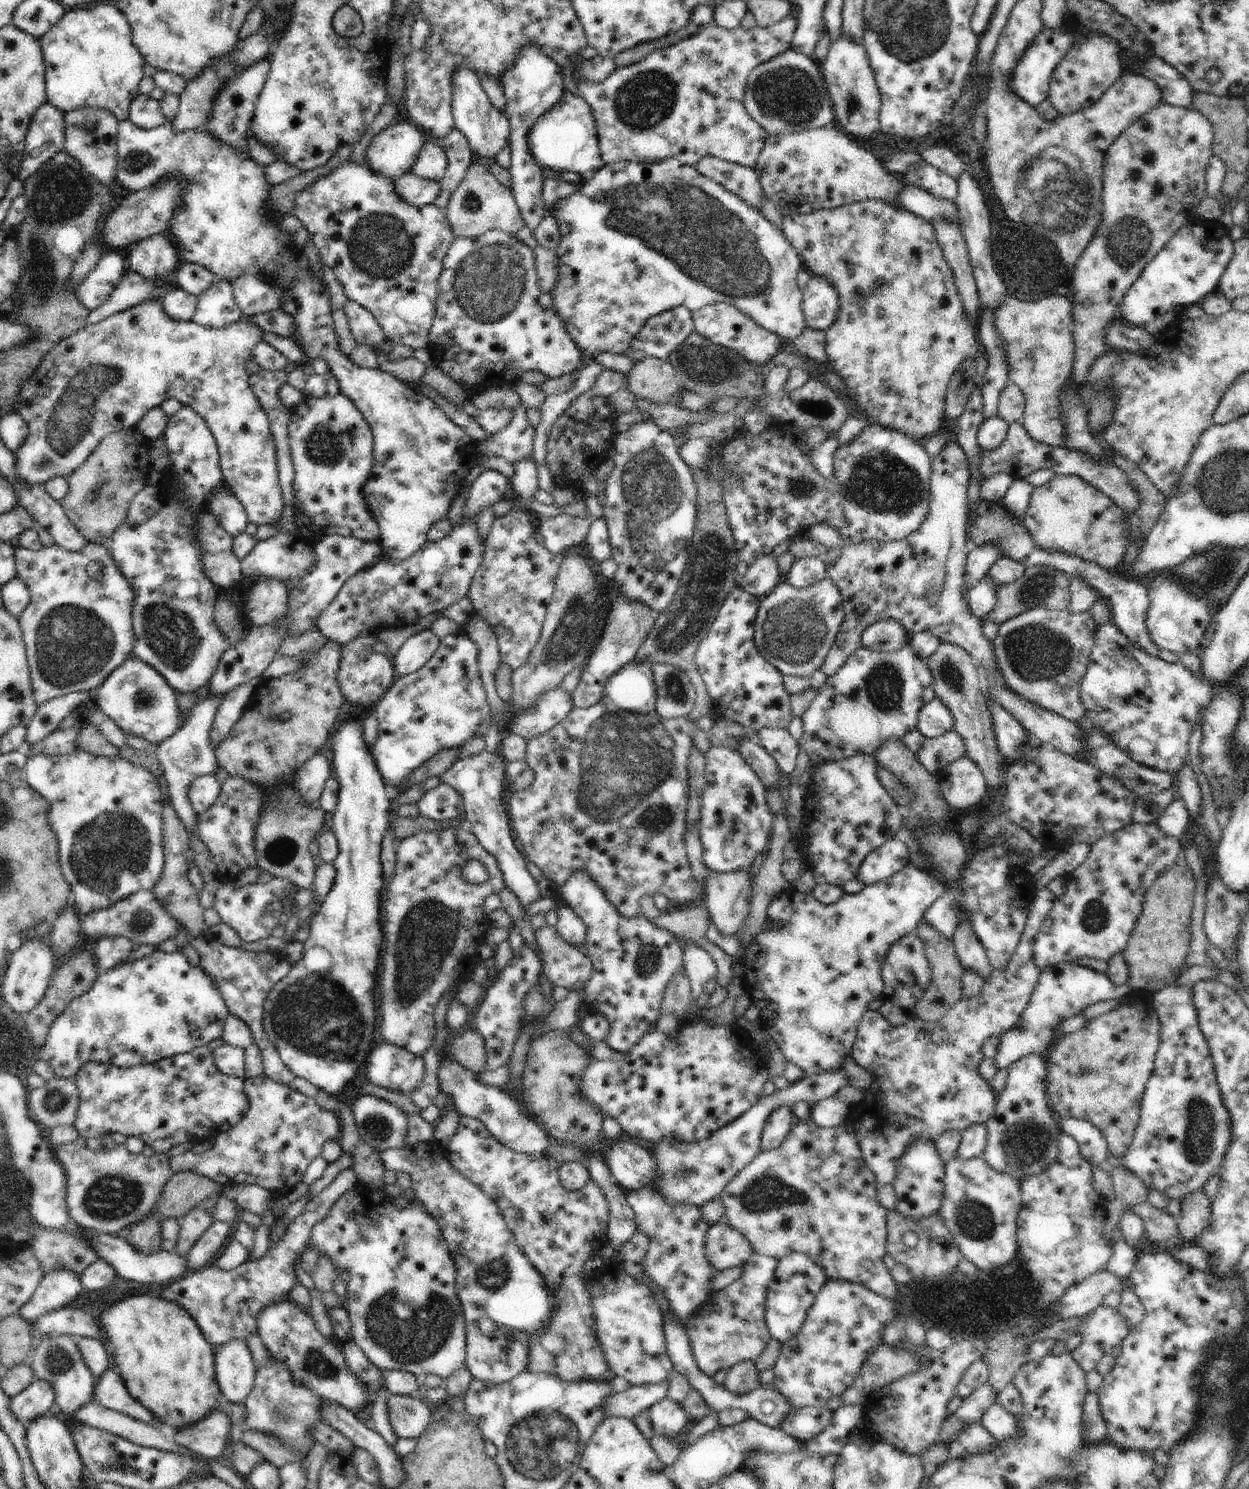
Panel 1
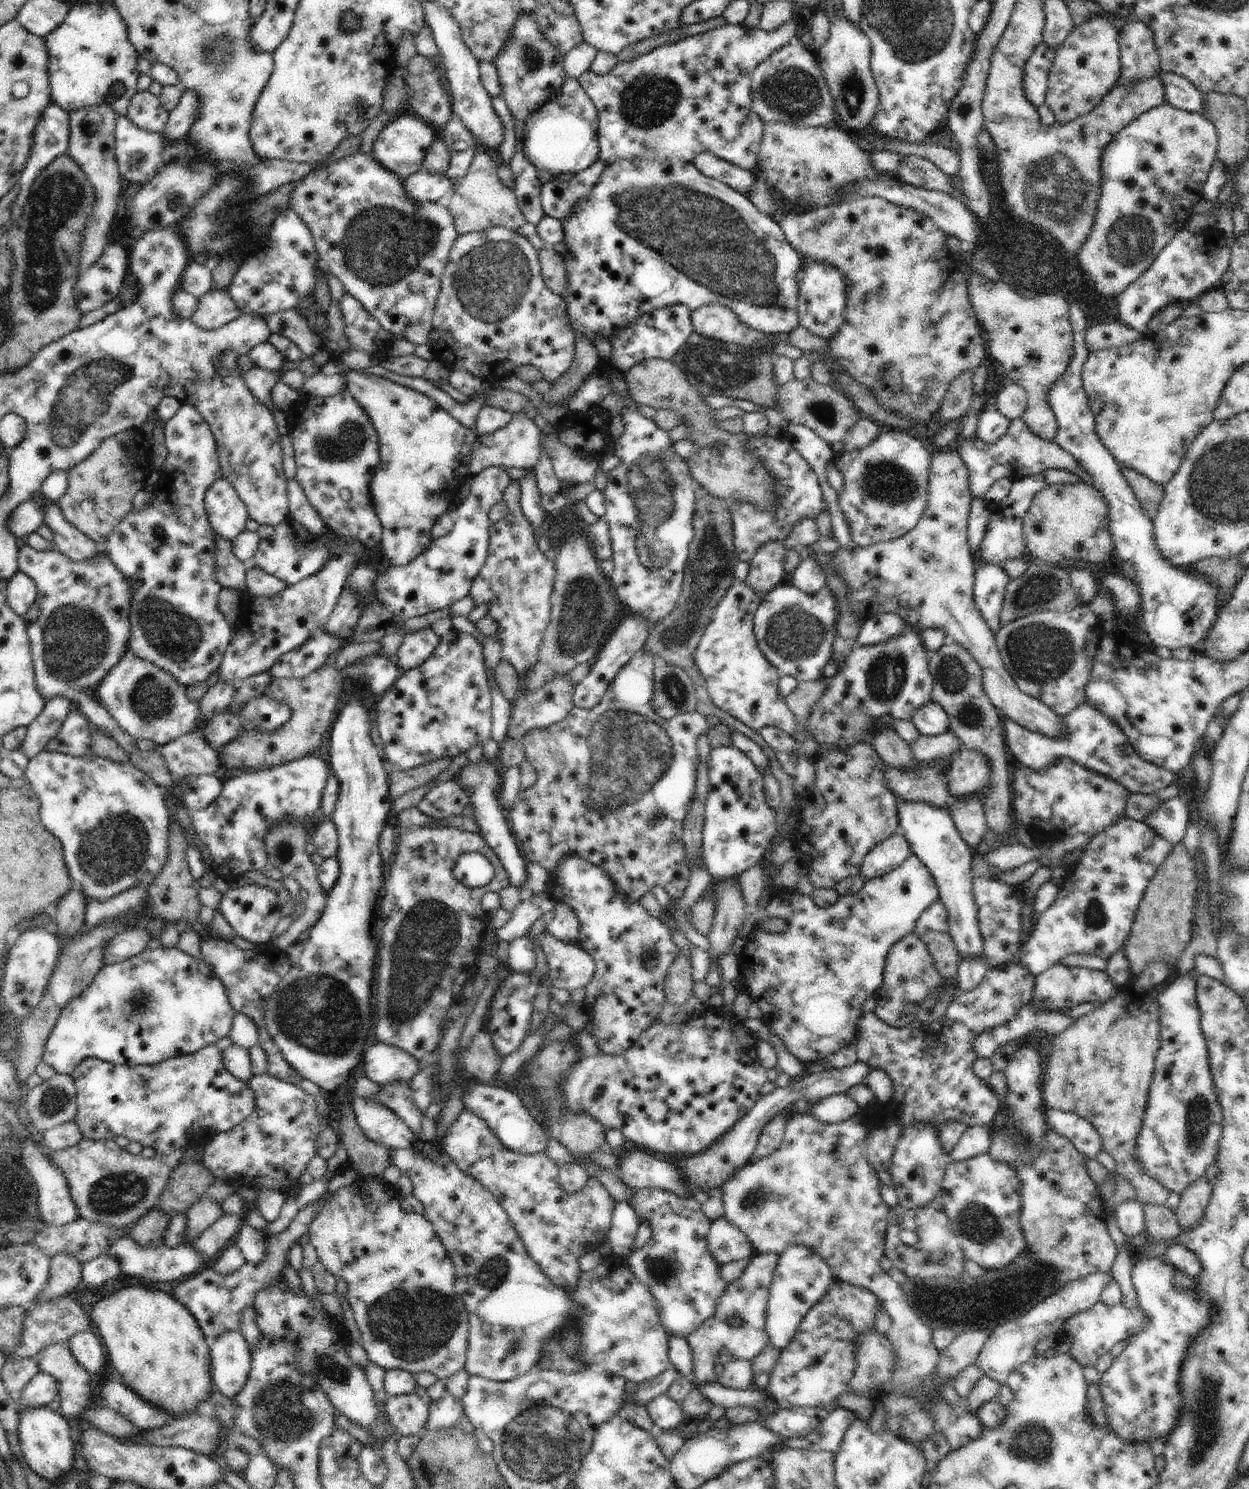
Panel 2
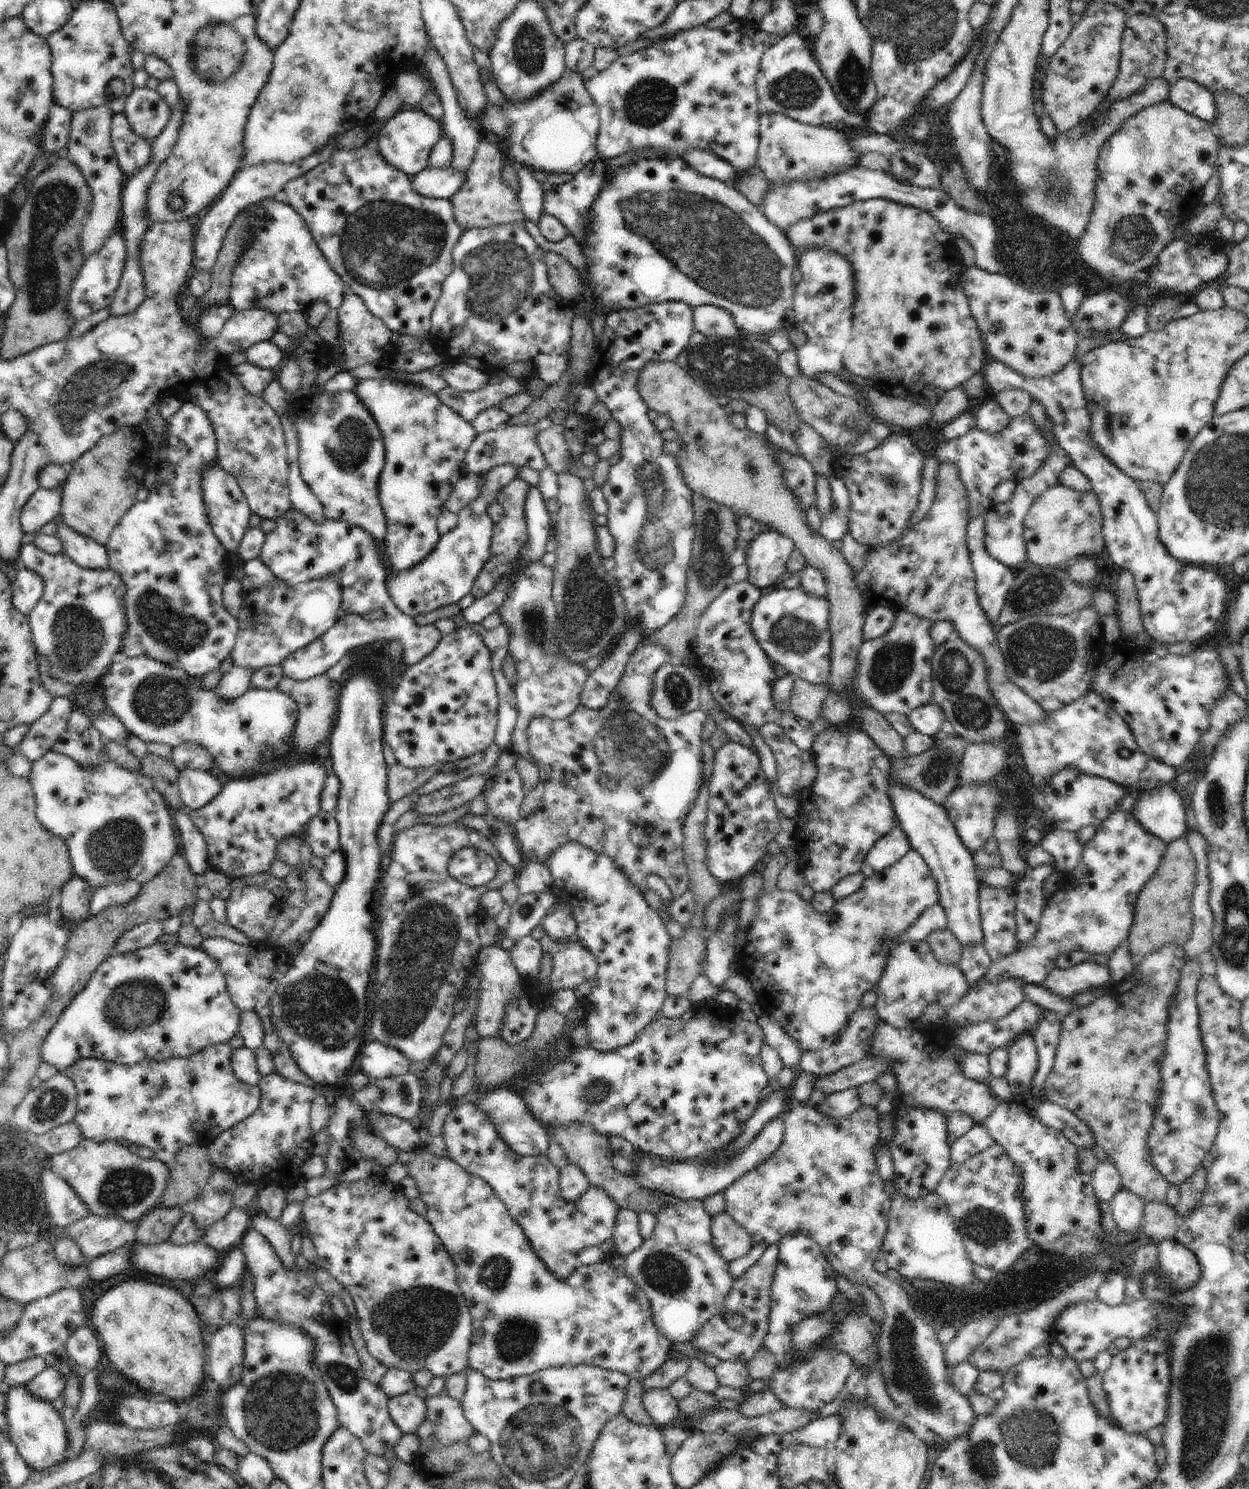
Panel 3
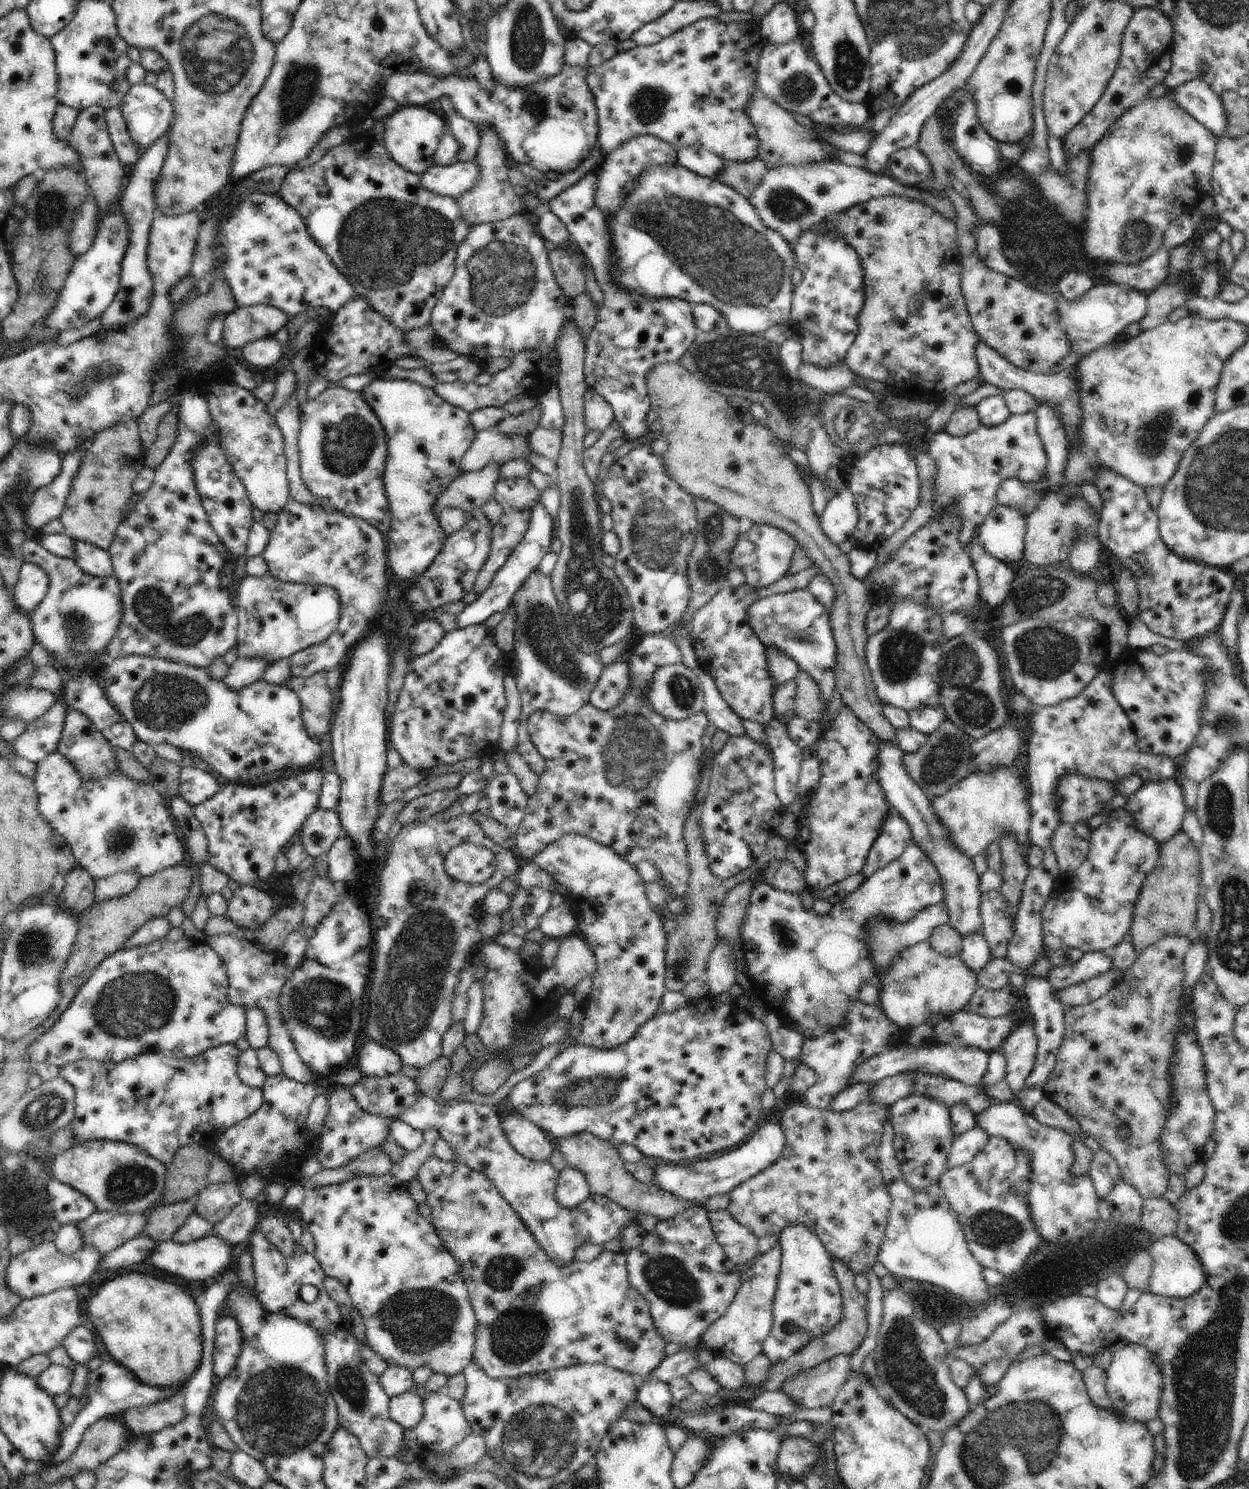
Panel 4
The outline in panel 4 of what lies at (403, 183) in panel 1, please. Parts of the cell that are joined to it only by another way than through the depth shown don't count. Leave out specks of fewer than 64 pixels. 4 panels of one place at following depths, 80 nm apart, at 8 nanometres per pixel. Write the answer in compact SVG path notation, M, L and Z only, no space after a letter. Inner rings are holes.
M475 158L465 163L454 163L448 166L433 164L420 175L422 186L437 195L455 199L473 187L479 179L479 168Z

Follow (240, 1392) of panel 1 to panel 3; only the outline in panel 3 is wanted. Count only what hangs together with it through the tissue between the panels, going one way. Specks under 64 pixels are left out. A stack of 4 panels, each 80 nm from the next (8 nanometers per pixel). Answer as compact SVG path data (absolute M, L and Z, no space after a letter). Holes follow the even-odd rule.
M238 1322L219 1328L207 1346L208 1376L224 1393L241 1381L245 1351L245 1334Z

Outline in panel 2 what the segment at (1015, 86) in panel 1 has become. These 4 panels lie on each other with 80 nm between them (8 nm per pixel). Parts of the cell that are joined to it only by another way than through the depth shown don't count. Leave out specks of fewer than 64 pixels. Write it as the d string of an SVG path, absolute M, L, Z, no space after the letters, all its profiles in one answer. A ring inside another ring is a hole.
M1041 40L1024 64L1023 89L1026 98L1035 107L1045 102L1046 80L1057 50L1058 48L1051 47Z

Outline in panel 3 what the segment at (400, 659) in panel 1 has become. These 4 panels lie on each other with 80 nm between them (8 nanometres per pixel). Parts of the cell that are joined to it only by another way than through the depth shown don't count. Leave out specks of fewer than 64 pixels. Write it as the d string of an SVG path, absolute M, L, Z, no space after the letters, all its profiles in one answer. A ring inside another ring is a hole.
M292 508L277 520L277 525L273 532L267 533L259 558L273 572L273 575L278 578L278 581L294 586L319 579L320 577L334 575L341 584L340 620L322 636L319 636L318 639L314 639L312 644L295 650L291 655L282 660L280 664L284 677L303 681L304 679L327 672L329 668L332 668L342 658L347 650L374 644L374 640L380 640L380 638L401 641L403 648L402 662L405 664L405 668L407 668L414 666L420 660L424 660L442 640L442 633L436 628L435 624L416 625L411 616L404 614L392 602L385 584L386 570L382 567L376 548L377 545L371 534L368 534L363 528L354 527L344 521L328 519L324 520L322 524L314 524L307 516Z

